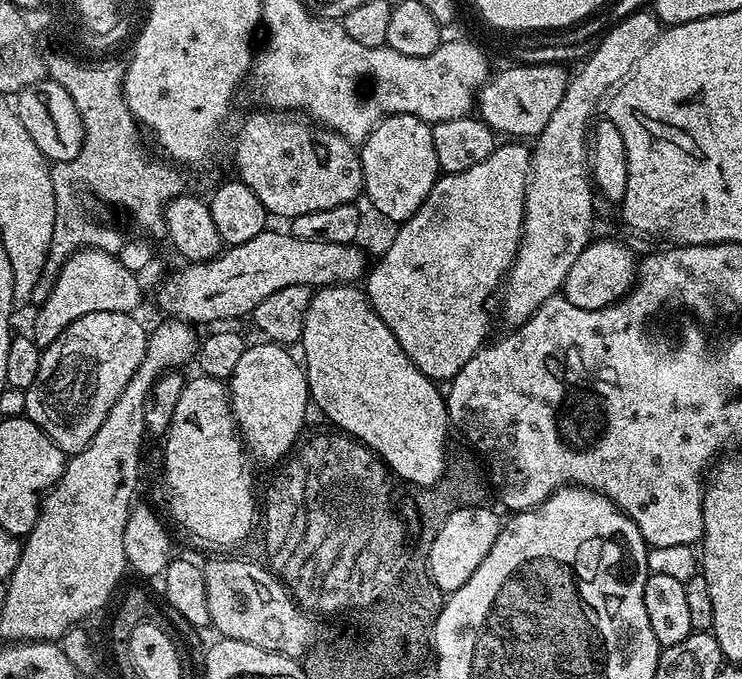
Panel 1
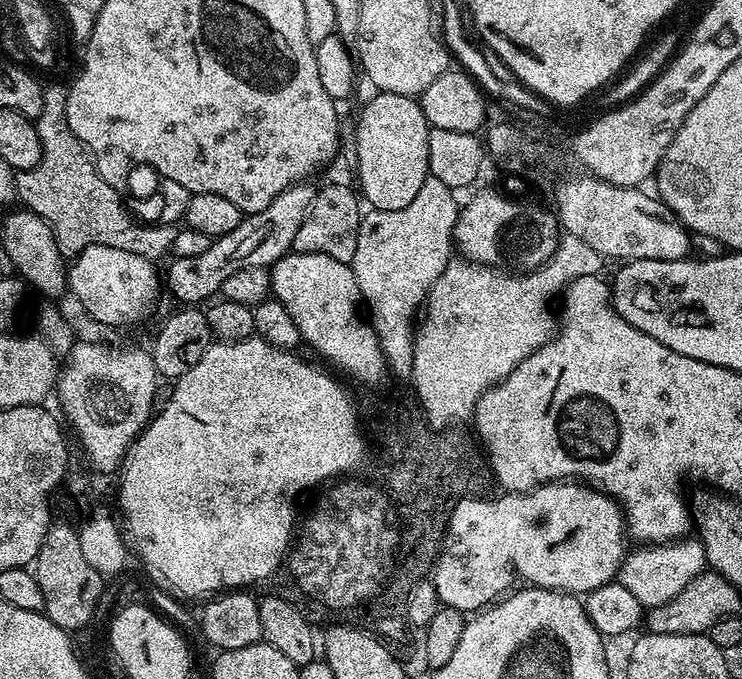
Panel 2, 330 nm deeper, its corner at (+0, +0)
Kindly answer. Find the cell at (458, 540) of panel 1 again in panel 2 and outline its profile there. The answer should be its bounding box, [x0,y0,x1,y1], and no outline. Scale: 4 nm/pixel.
[430,482,626,614]

